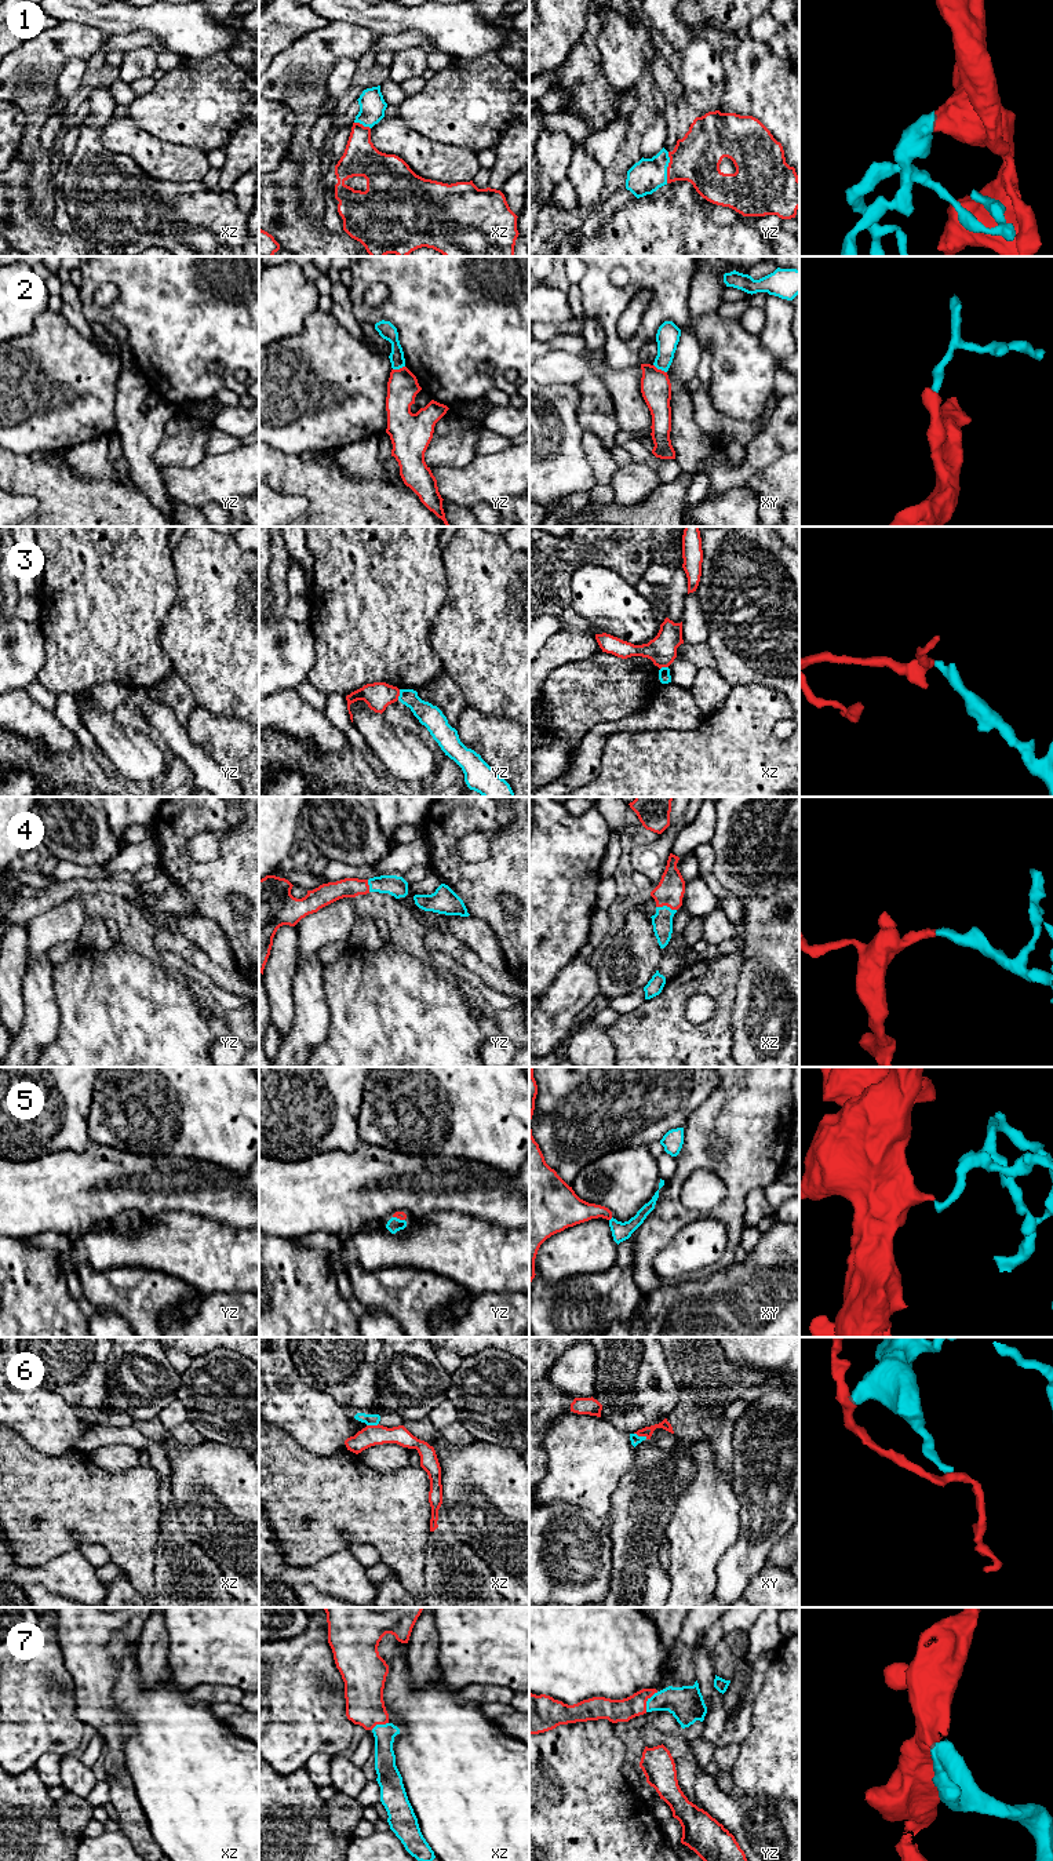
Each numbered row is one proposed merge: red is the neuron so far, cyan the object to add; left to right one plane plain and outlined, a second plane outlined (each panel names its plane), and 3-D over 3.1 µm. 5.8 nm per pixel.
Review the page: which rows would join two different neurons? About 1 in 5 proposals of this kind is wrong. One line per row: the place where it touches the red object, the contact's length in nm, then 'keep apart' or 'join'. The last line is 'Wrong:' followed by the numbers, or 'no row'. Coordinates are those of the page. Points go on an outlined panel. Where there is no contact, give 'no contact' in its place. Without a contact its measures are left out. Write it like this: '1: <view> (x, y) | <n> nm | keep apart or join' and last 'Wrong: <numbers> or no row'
1: yz (667, 167) | 180 nm | join
2: xy (660, 370) | 90 nm | keep apart
3: yz (399, 695) | 70 nm | keep apart
4: xz (666, 904) | 120 nm | join
5: yz (399, 1217) | 80 nm | join
6: xy (641, 1435) | 90 nm | keep apart
7: yz (647, 1700) | 140 nm | join
Wrong: 2, 3, 6

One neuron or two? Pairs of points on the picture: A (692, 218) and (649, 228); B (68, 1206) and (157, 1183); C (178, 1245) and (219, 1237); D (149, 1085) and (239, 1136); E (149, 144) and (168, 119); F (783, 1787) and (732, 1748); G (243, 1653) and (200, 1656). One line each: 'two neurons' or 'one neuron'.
A: one neuron
B: one neuron
C: one neuron
D: one neuron
E: two neurons
F: two neurons
G: one neuron

